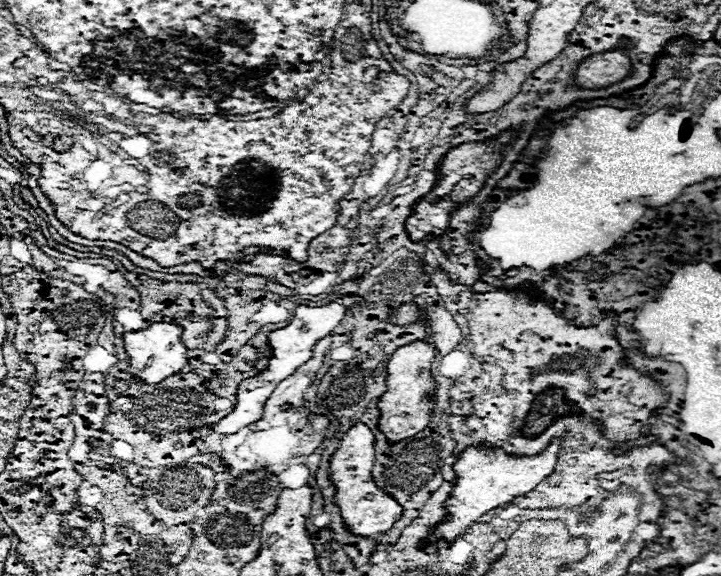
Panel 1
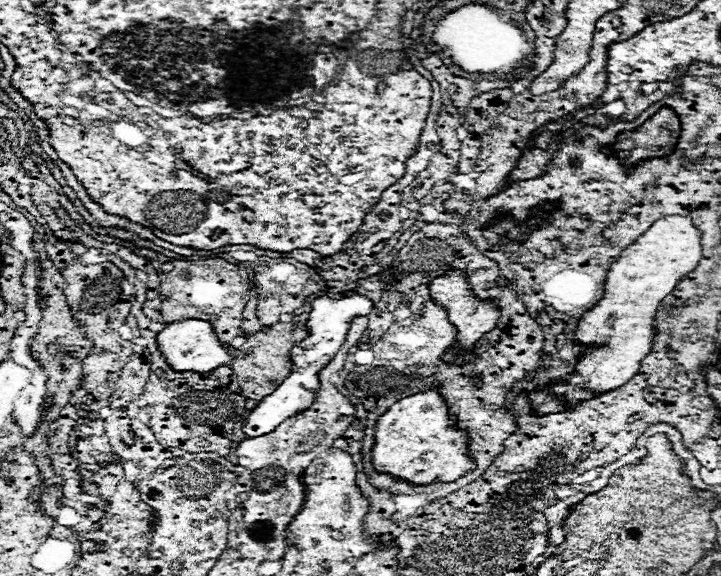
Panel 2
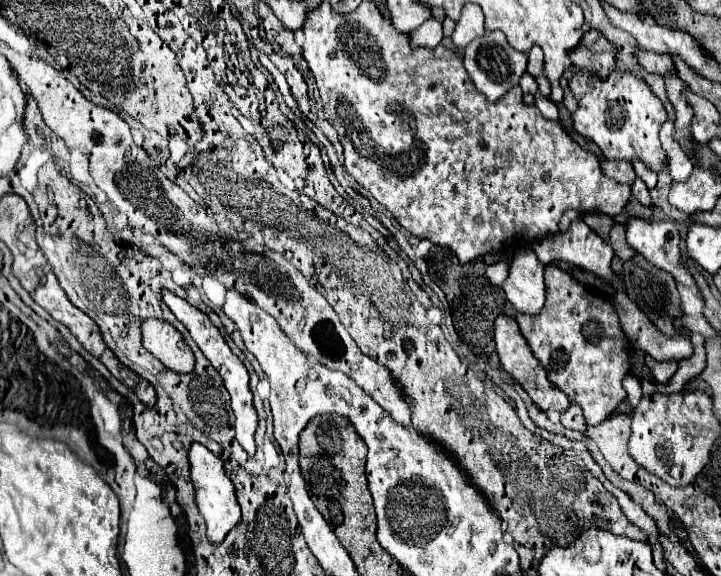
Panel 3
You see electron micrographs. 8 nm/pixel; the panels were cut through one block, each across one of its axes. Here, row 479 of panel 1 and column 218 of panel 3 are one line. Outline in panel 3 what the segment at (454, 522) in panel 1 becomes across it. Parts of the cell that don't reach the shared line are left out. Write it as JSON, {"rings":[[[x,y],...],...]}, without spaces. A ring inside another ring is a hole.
{"rings":[[[192,444],[190,448],[190,470],[192,470],[192,482],[196,486],[196,502],[198,502],[198,510],[206,520],[208,526],[208,540],[212,544],[220,544],[226,534],[230,530],[234,530],[240,522],[242,522],[242,514],[240,514],[240,504],[236,500],[236,492],[234,486],[230,482],[230,478],[224,472],[224,462],[212,454],[206,446],[202,444]]]}

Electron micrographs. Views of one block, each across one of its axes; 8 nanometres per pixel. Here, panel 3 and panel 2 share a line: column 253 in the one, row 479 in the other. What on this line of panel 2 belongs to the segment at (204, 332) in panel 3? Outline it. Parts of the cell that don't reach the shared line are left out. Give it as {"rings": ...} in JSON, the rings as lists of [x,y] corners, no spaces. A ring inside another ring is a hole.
{"rings":[[[436,390],[394,402],[378,418],[374,426],[374,440],[376,442],[370,452],[374,470],[408,480],[414,486],[426,486],[432,482],[448,484],[474,468],[466,456],[466,438],[448,420],[446,406],[442,406]]]}

